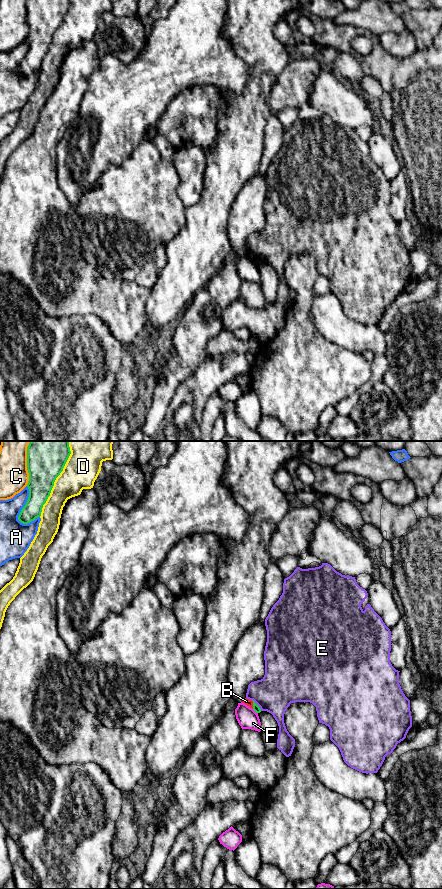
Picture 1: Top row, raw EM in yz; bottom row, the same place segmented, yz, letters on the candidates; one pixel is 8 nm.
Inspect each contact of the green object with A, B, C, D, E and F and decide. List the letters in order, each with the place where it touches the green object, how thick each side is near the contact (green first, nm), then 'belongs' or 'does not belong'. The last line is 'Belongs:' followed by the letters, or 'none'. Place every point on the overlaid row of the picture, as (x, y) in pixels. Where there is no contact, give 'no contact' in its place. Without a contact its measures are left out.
A: yz (25, 505) | 200/220 nm | does not belong
B: yz (253, 704) | 60/50 nm | does not belong
C: yz (27, 463) | 340/240 nm | does not belong
D: yz (55, 479) | 340/280 nm | does not belong
E: yz (257, 705) | 60/320 nm | does not belong
F: yz (255, 711) | 60/160 nm | does not belong
Belongs: none

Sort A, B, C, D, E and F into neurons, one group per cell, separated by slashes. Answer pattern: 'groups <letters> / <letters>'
groups A B / C / D / E / F

